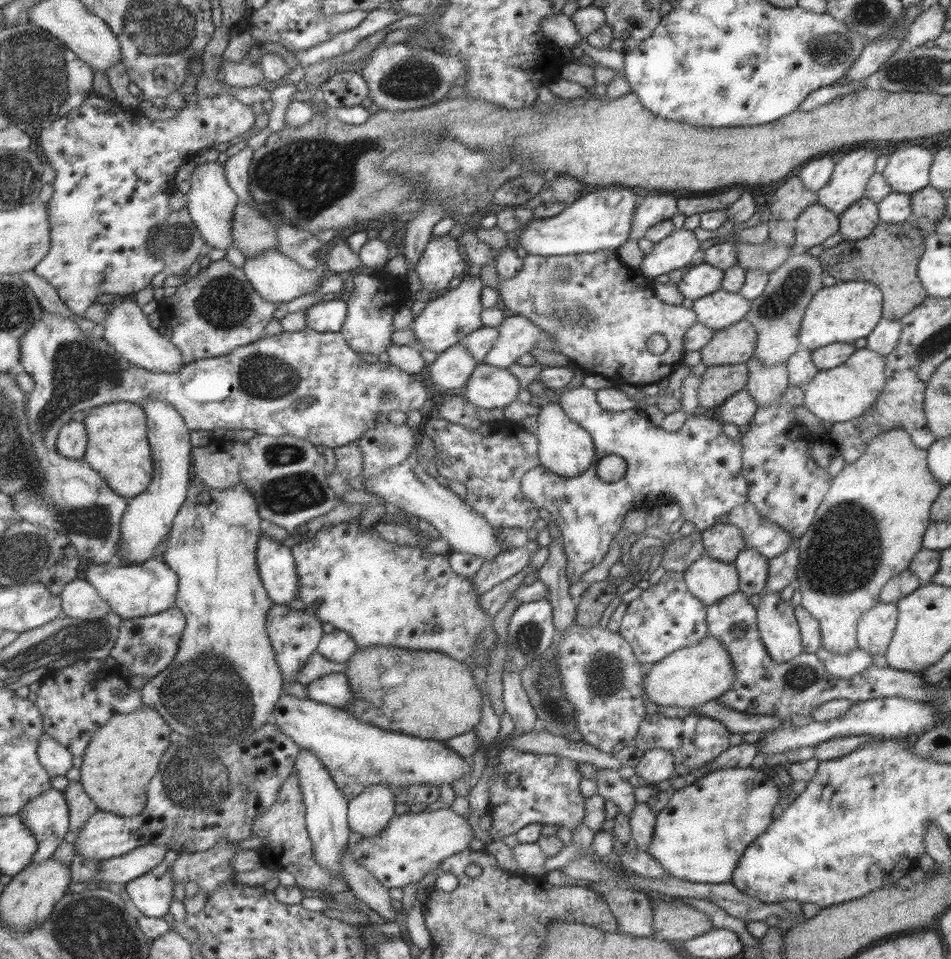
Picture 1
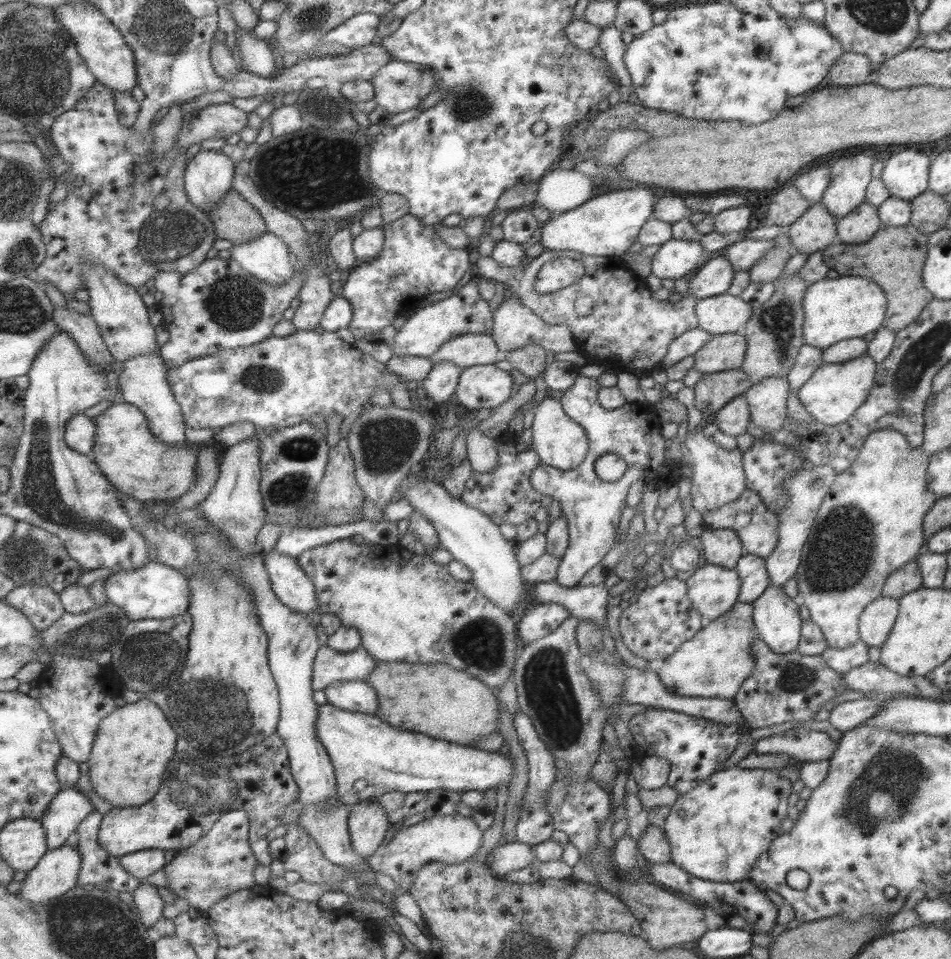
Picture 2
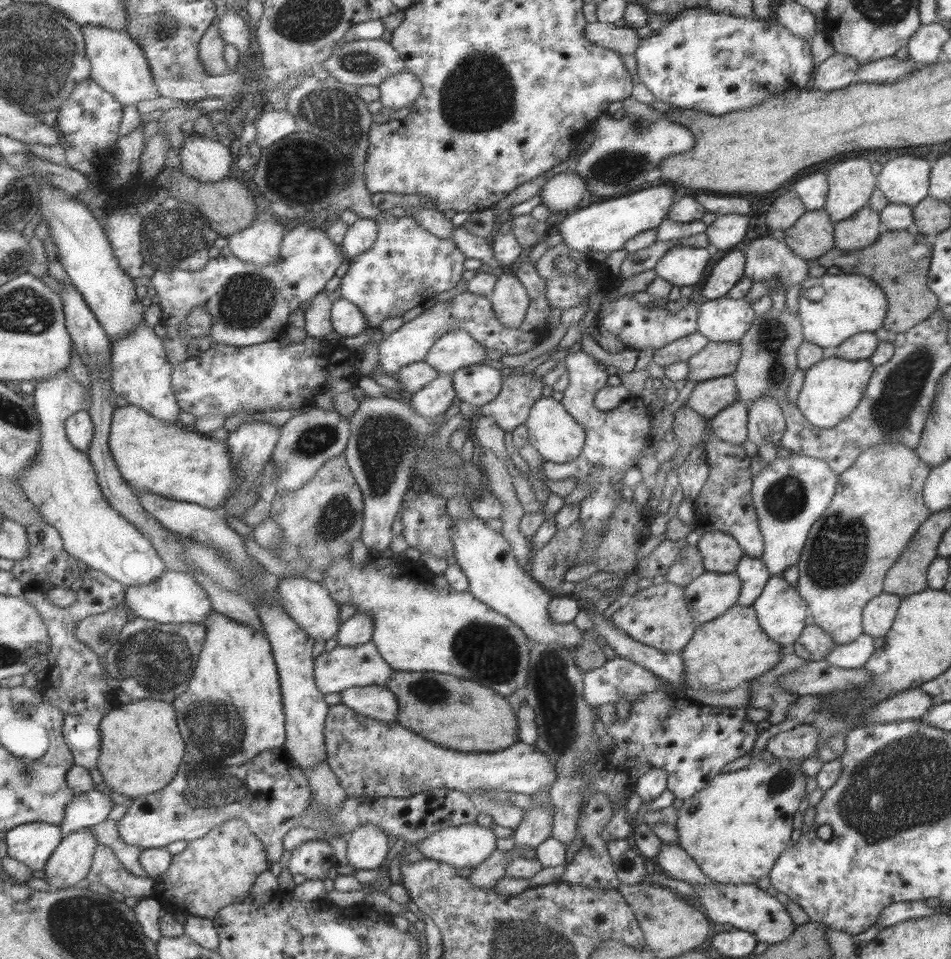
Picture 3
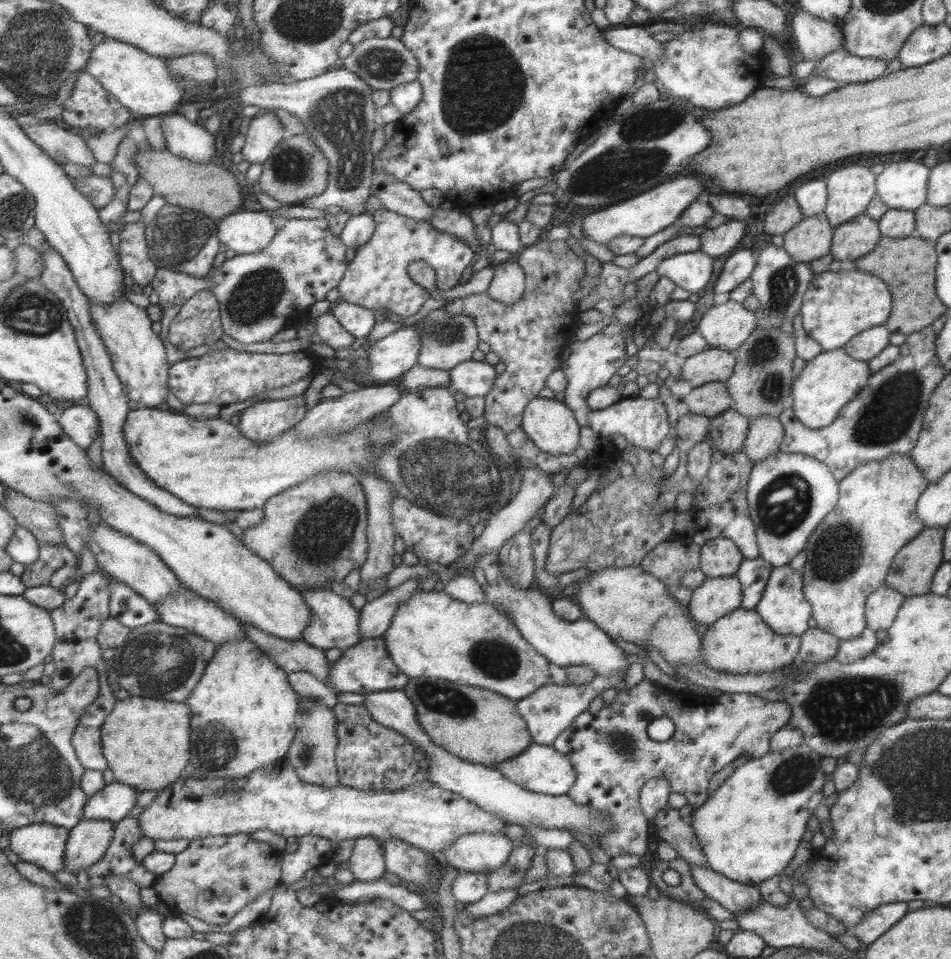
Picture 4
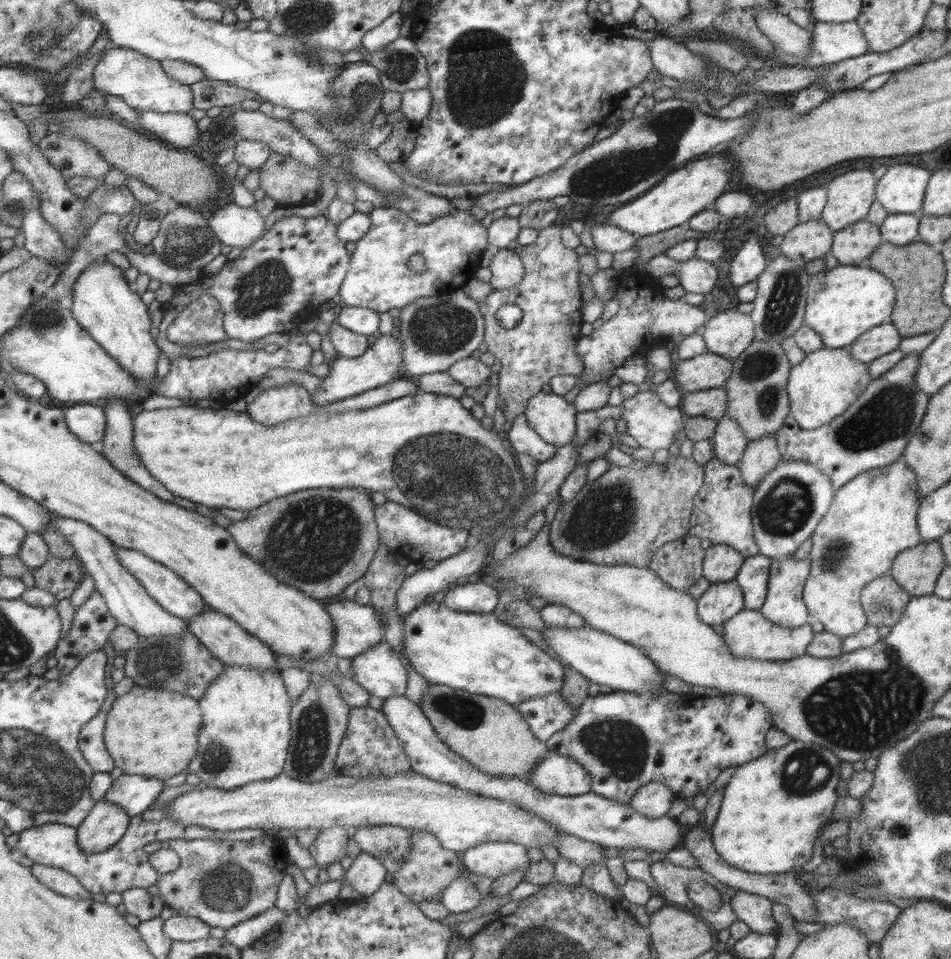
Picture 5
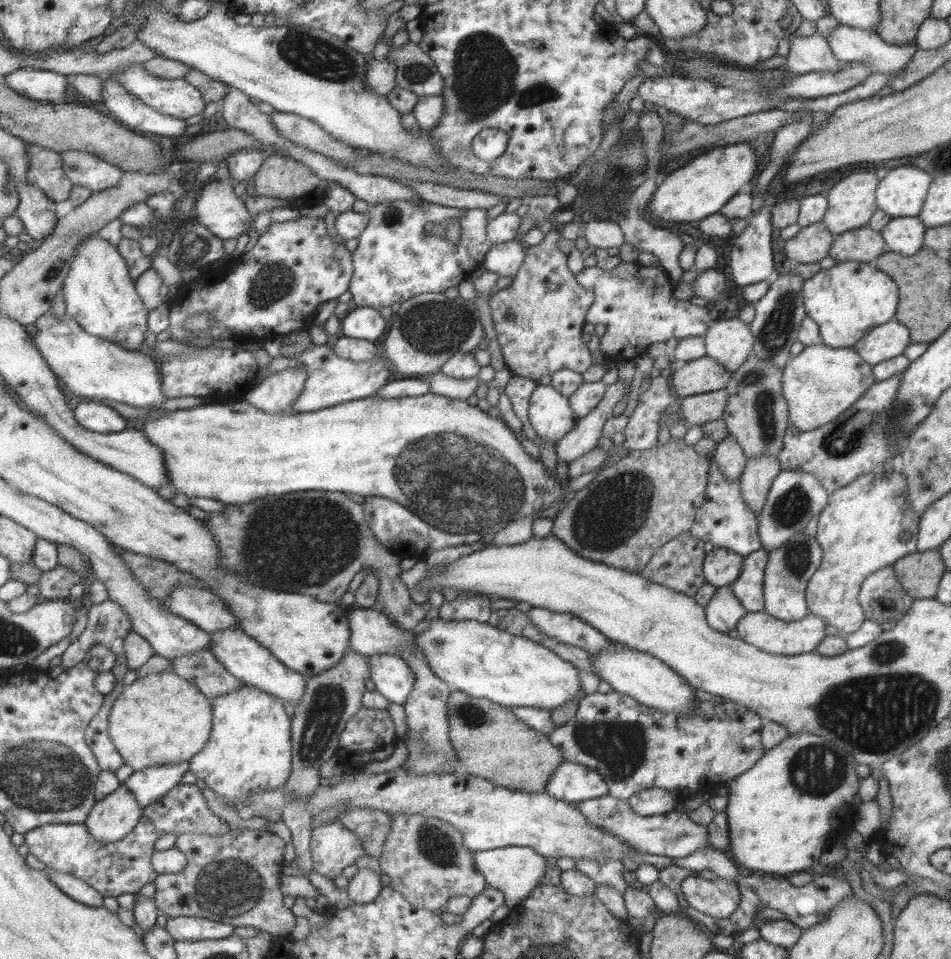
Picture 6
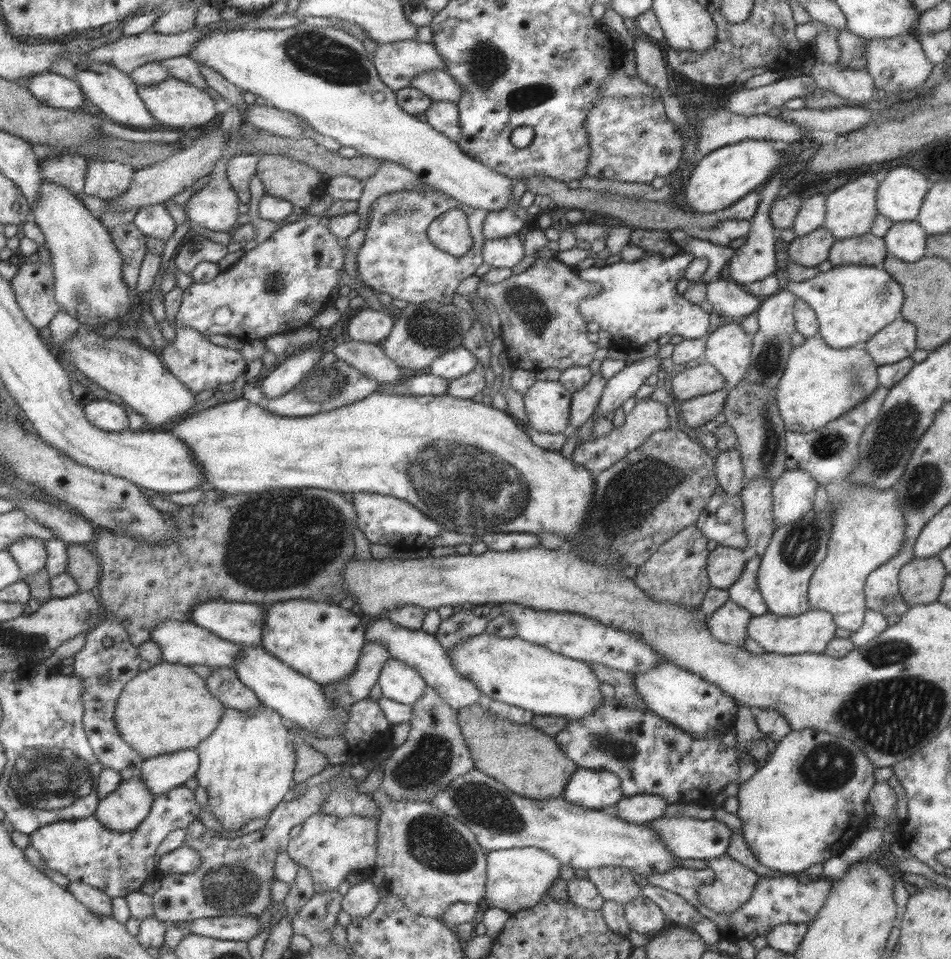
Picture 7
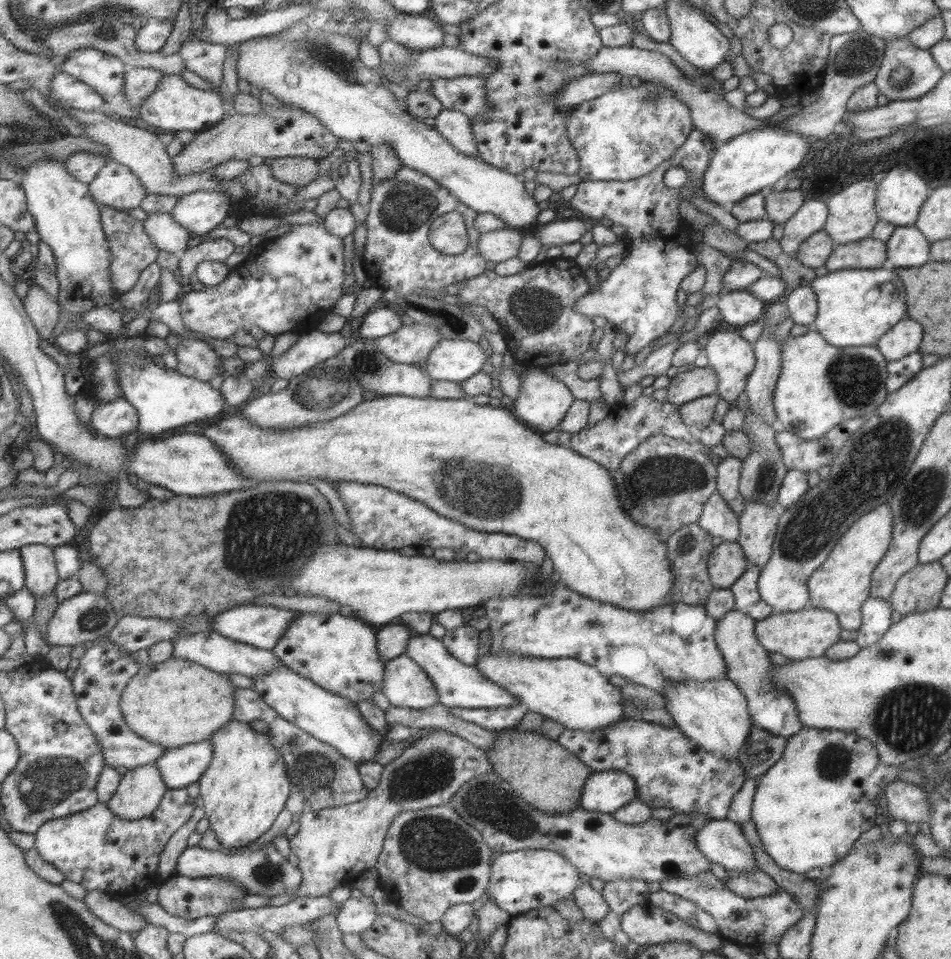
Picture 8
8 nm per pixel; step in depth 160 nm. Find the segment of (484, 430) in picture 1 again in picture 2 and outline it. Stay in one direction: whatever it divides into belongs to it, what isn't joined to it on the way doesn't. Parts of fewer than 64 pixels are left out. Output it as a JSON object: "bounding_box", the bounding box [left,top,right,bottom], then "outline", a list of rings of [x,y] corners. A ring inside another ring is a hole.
{"bounding_box":[459,431,541,526],"outline":[[[511,431],[497,436],[494,441],[498,454],[495,466],[482,473],[472,471],[459,498],[463,504],[487,515],[497,526],[502,523],[519,525],[533,519],[540,508],[541,496],[529,483],[530,472],[540,464],[540,458],[532,443],[523,443],[519,436]]]}

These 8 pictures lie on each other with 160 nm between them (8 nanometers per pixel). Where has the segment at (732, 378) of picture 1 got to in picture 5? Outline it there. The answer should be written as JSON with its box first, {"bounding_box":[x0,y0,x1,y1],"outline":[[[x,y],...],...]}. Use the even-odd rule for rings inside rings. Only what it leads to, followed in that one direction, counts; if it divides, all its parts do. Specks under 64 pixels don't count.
{"bounding_box":[680,387,728,420],"outline":[[[721,387],[691,391],[682,397],[680,408],[686,415],[717,420],[726,414],[728,402]]]}

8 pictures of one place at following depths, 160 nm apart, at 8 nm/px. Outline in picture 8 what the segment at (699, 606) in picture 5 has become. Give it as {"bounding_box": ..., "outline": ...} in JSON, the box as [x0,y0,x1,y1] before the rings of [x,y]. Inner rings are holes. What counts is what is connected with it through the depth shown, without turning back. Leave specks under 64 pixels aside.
{"bounding_box":[713,610,803,739],"outline":[[[731,610],[716,622],[717,626],[715,626],[713,636],[727,666],[725,677],[733,681],[745,696],[752,724],[769,732],[772,736],[783,736],[785,739],[799,732],[803,726],[799,722],[789,692],[778,688],[768,678],[768,672],[772,669],[773,664],[767,657],[768,651],[756,639],[753,618],[743,612]]]}

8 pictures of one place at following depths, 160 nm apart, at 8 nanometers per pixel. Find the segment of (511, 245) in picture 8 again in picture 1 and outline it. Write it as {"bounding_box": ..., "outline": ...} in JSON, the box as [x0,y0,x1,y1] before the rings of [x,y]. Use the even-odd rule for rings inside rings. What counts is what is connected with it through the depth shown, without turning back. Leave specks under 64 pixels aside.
{"bounding_box":[483,314,554,369],"outline":[[[504,314],[498,328],[495,344],[483,357],[483,364],[507,369],[510,364],[531,348],[541,348],[551,352],[554,338],[539,330],[532,322],[516,314]]]}

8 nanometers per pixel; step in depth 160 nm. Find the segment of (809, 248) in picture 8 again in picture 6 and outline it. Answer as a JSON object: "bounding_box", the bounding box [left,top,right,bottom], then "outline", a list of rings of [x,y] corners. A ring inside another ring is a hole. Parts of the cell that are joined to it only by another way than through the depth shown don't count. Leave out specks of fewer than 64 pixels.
{"bounding_box":[784,221,834,263],"outline":[[[817,221],[801,227],[792,238],[784,241],[784,252],[788,260],[792,258],[799,263],[818,263],[829,254],[833,239],[834,234],[822,221]]]}

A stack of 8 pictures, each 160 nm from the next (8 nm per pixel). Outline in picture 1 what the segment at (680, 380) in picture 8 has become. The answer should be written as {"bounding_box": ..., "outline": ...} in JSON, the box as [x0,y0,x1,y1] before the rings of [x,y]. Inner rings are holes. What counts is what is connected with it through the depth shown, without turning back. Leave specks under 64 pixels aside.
{"bounding_box":[698,317,756,366],"outline":[[[743,317],[739,322],[714,331],[712,337],[698,350],[705,366],[744,363],[753,356],[756,330]]]}

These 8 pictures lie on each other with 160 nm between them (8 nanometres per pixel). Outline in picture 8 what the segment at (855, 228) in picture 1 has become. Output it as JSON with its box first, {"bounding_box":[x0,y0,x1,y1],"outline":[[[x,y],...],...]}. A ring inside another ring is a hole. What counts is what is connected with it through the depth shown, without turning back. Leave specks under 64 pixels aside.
{"bounding_box":[824,236,885,271],"outline":[[[869,236],[847,244],[835,244],[824,266],[828,271],[844,268],[876,269],[881,268],[885,259],[885,242]]]}

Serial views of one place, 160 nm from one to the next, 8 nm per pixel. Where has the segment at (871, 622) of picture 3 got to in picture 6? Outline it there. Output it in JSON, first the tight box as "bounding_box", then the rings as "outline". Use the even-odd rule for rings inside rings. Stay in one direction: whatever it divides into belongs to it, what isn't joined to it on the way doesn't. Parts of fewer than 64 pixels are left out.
{"bounding_box":[858,568,913,626],"outline":[[[892,568],[872,572],[864,578],[858,592],[858,603],[864,618],[879,626],[882,623],[897,623],[912,602],[913,598],[899,584]]]}

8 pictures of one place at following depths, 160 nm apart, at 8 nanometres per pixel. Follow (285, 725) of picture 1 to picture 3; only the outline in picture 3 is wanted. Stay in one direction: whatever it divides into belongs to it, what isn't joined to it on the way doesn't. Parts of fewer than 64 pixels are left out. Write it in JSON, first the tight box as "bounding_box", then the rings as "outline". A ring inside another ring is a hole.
{"bounding_box":[324,702,556,798],"outline":[[[341,702],[328,706],[324,722],[324,745],[327,765],[337,777],[346,796],[405,798],[430,788],[458,790],[466,795],[474,790],[504,790],[532,795],[549,790],[556,777],[554,766],[547,761],[547,757],[534,745],[525,744],[520,740],[498,751],[470,753],[451,750],[449,747],[427,740],[396,722],[378,721],[357,714]]]}

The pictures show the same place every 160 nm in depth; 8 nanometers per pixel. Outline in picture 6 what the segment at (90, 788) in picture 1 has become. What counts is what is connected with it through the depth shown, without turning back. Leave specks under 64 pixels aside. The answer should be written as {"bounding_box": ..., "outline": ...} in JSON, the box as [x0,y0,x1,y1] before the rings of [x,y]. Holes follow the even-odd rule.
{"bounding_box":[110,670,212,771],"outline":[[[169,670],[138,677],[131,685],[124,687],[115,701],[110,714],[110,737],[120,750],[125,763],[133,771],[145,770],[157,765],[173,765],[189,761],[196,756],[208,741],[212,726],[211,699],[197,690],[189,680]]]}

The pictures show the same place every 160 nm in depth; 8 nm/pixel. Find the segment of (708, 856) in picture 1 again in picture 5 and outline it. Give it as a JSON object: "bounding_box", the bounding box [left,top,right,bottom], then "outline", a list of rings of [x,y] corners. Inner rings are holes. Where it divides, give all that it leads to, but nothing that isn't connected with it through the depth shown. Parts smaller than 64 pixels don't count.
{"bounding_box":[707,740,840,874],"outline":[[[790,740],[781,748],[766,749],[765,754],[756,760],[735,767],[722,789],[718,811],[707,830],[715,852],[733,868],[753,874],[781,874],[789,868],[800,868],[811,856],[818,828],[825,820],[831,819],[840,765],[839,758],[829,749]]]}

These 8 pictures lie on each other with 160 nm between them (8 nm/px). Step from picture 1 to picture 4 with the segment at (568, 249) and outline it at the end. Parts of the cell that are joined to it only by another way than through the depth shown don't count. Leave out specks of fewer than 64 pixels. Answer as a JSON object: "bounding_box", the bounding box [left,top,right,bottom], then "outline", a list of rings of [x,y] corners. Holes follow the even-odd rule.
{"bounding_box":[581,176,701,245],"outline":[[[675,176],[669,182],[663,182],[659,186],[654,186],[651,190],[646,190],[637,194],[629,200],[610,205],[596,212],[588,213],[581,220],[581,234],[585,238],[590,238],[597,244],[605,245],[609,238],[617,236],[640,236],[647,238],[651,234],[659,232],[662,228],[675,223],[676,218],[696,200],[701,192],[701,184],[691,178],[691,176]]]}

